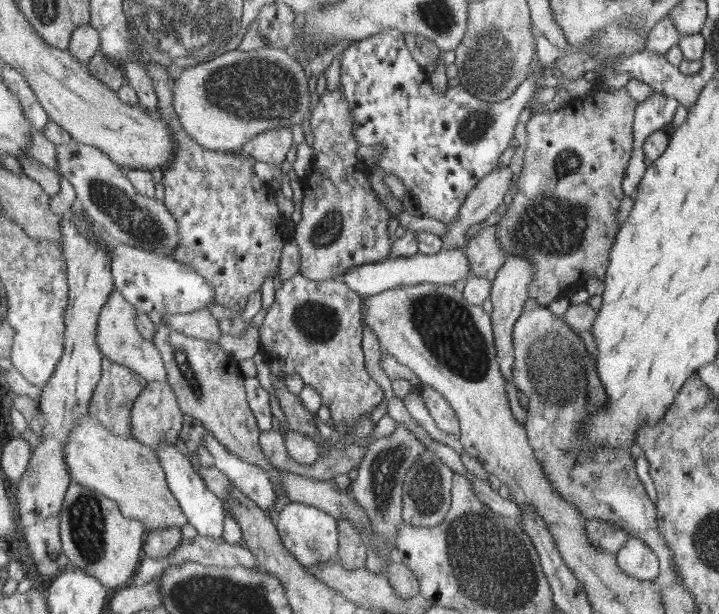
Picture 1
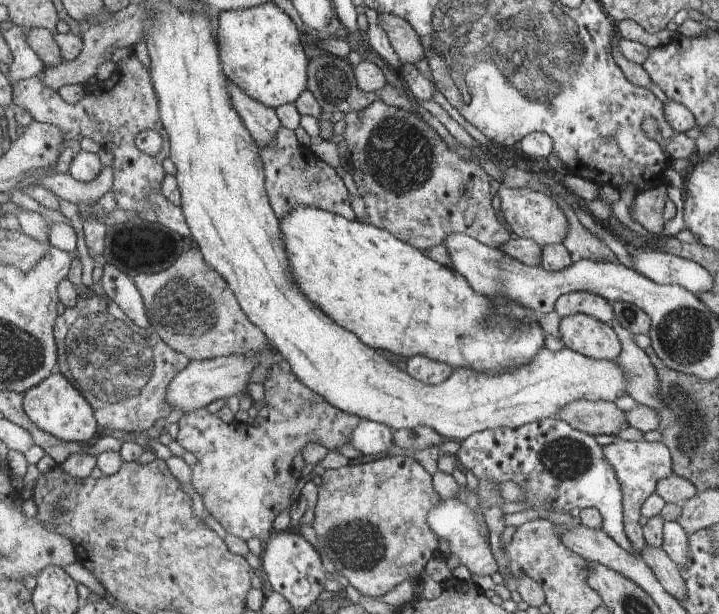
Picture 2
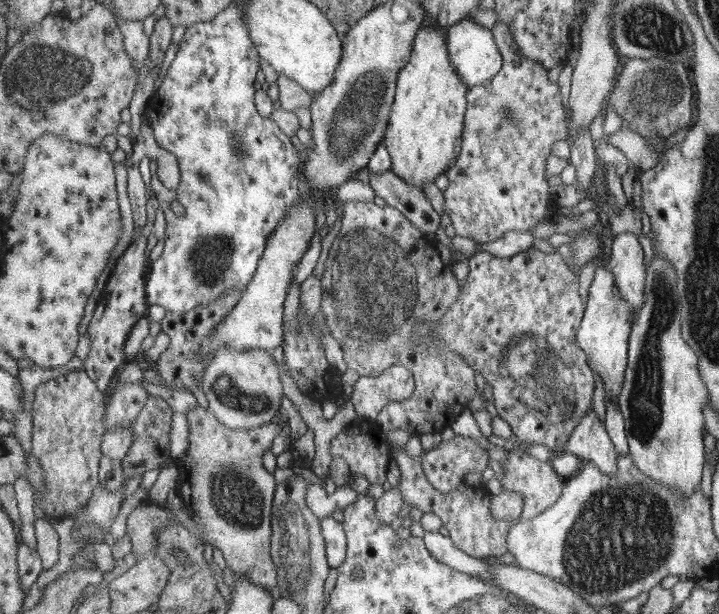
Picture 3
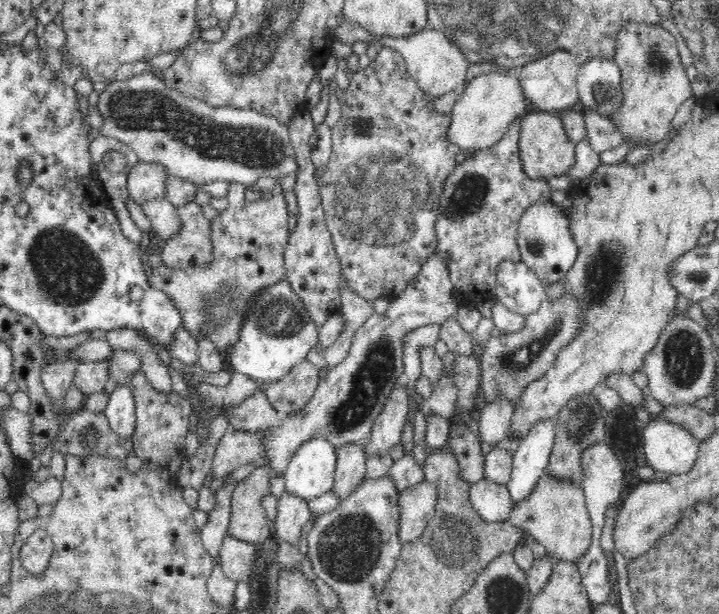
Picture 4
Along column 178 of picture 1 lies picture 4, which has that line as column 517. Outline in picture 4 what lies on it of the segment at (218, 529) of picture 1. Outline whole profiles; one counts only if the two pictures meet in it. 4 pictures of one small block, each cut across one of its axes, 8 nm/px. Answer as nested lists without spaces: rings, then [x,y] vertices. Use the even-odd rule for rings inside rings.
[[[554,418],[534,422],[527,436],[520,440],[516,453],[512,455],[511,477],[506,484],[513,504],[528,498],[536,488],[536,482],[547,472],[554,441]]]

